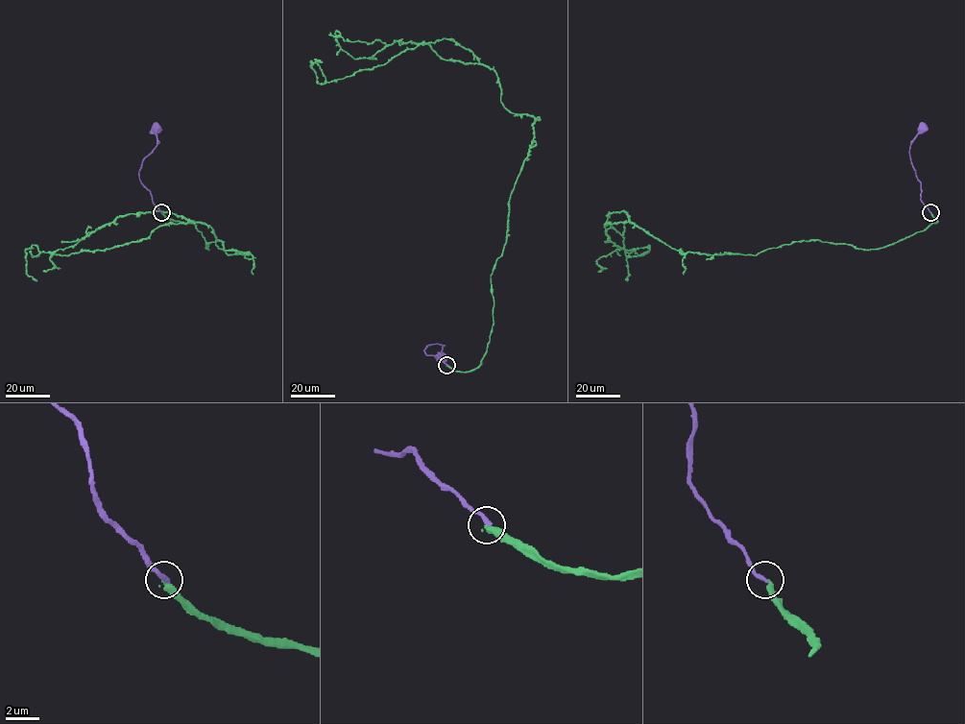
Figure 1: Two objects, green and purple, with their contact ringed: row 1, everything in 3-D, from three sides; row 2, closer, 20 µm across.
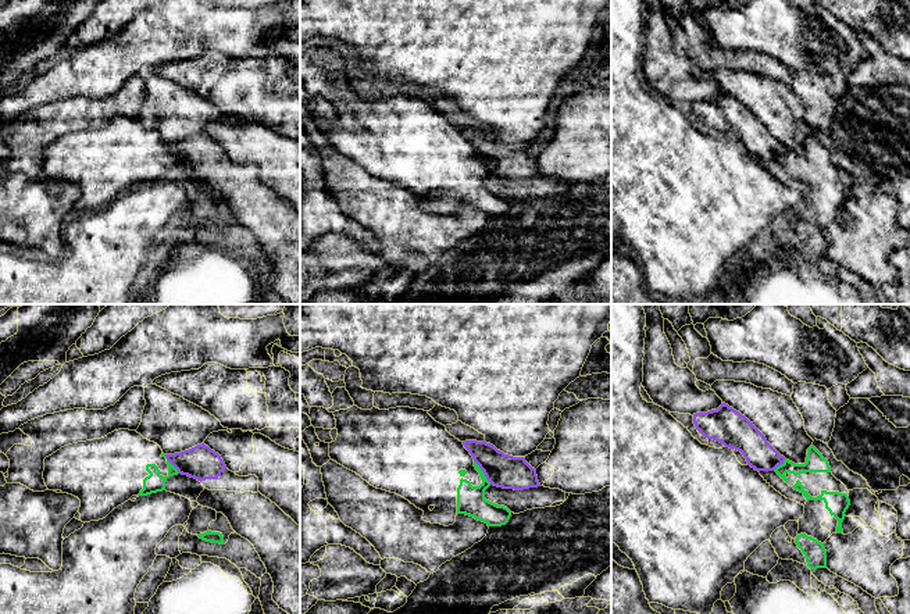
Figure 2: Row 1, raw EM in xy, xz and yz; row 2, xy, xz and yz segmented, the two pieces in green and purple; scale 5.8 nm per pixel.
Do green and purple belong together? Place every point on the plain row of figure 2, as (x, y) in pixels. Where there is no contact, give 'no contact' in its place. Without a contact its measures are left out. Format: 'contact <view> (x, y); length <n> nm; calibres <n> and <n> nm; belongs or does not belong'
contact xz (482, 161); length 170 nm; calibres 160 and 190 nm; does not belong

